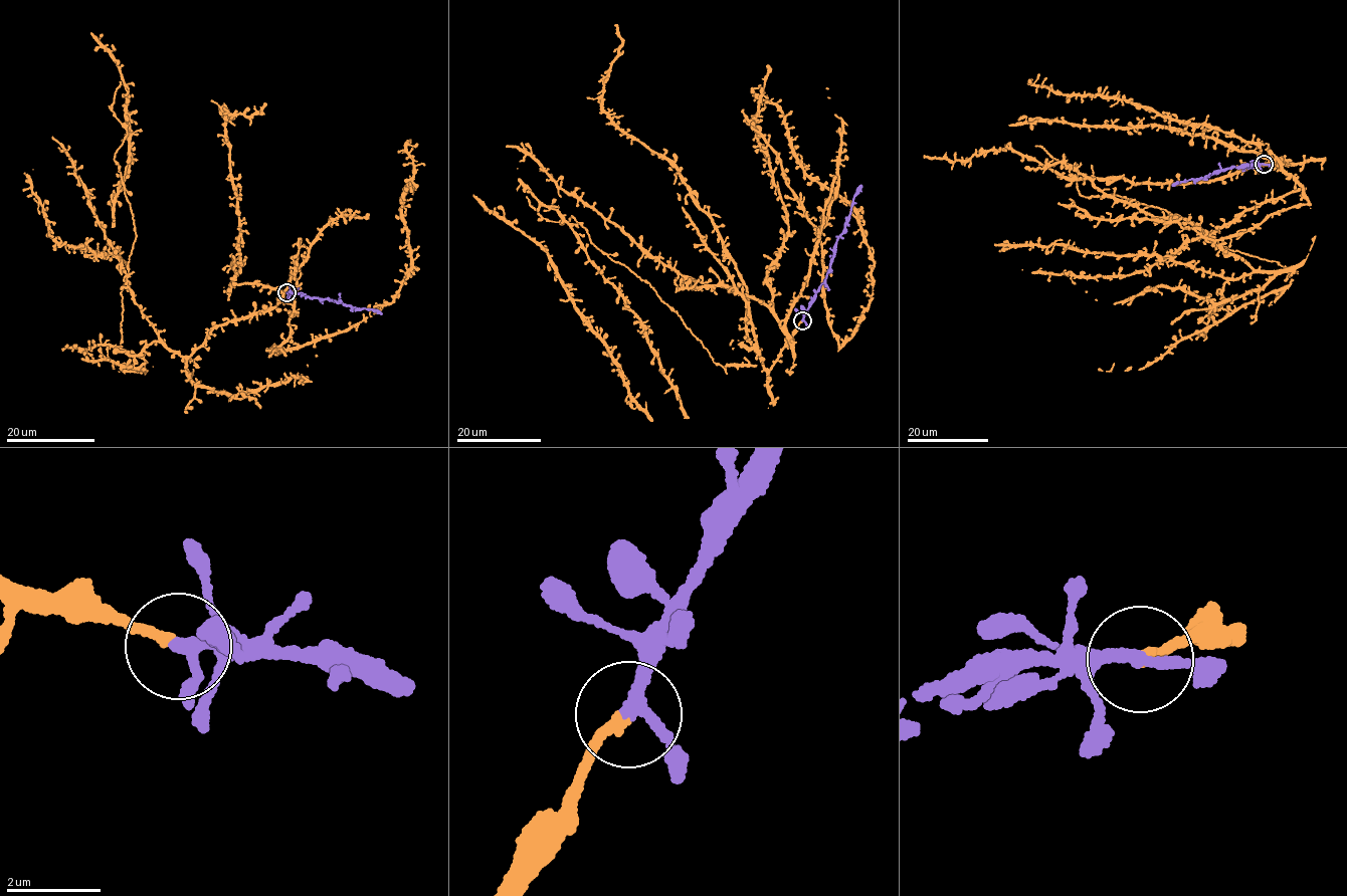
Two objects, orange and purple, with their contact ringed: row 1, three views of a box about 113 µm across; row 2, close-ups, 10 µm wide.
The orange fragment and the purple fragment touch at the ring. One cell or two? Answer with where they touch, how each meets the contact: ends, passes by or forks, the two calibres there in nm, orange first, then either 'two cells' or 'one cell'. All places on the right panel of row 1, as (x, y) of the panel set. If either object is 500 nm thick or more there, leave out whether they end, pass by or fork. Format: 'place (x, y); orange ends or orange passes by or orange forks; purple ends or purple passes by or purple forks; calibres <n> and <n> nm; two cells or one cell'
place (1264, 164); orange ends; purple passes by; calibres 240 and 240 nm; one cell

